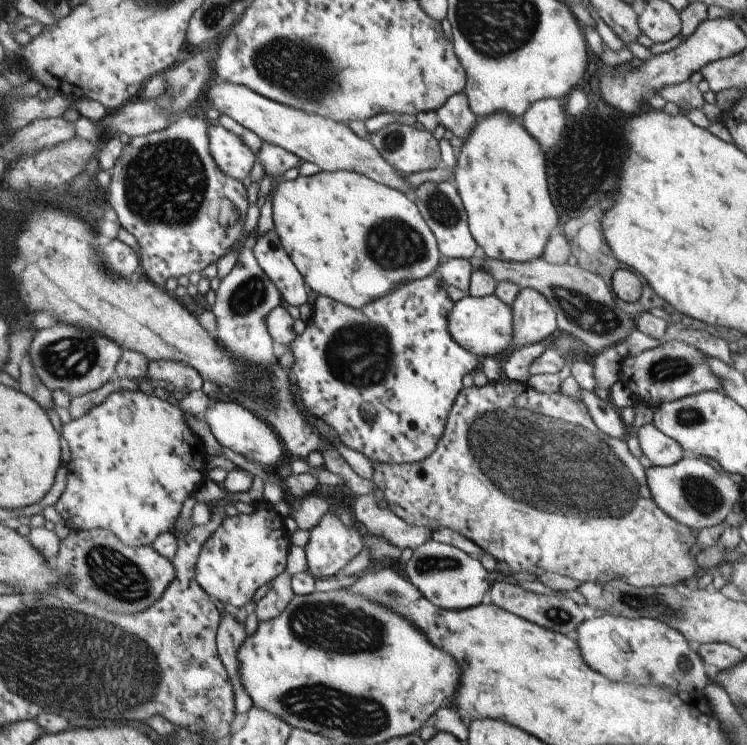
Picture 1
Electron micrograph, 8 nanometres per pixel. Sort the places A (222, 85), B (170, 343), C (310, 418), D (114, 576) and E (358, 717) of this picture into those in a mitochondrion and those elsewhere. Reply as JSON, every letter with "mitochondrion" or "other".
{"A":"other","B":"other","C":"other","D":"mitochondrion","E":"mitochondrion"}

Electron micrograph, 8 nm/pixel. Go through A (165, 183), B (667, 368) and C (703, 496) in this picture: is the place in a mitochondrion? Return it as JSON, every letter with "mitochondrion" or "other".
{"A":"mitochondrion","B":"mitochondrion","C":"mitochondrion"}

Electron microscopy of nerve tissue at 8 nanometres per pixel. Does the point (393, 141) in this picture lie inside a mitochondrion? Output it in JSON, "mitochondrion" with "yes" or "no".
{"mitochondrion":"yes"}

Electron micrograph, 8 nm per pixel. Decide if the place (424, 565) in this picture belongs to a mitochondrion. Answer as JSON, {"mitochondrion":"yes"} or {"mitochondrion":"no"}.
{"mitochondrion":"yes"}

